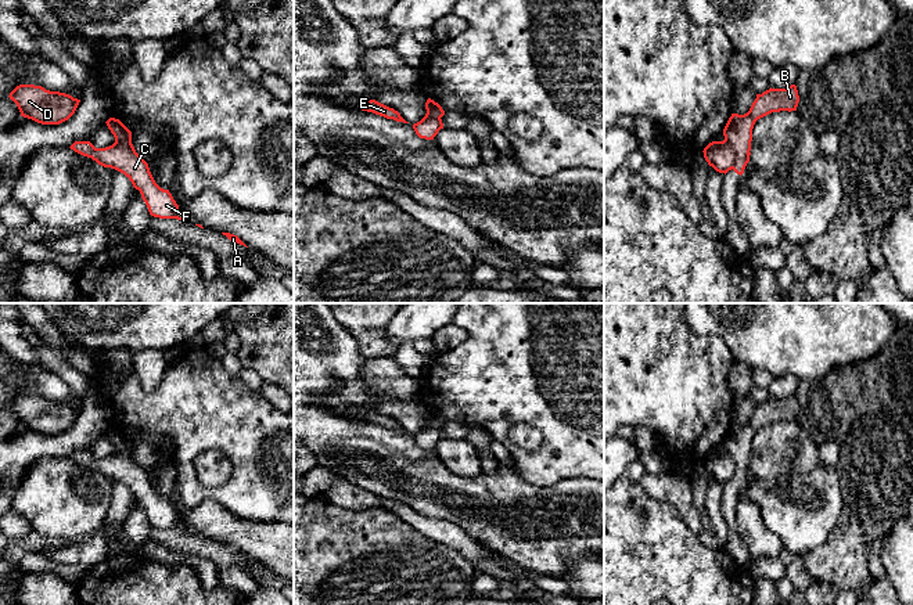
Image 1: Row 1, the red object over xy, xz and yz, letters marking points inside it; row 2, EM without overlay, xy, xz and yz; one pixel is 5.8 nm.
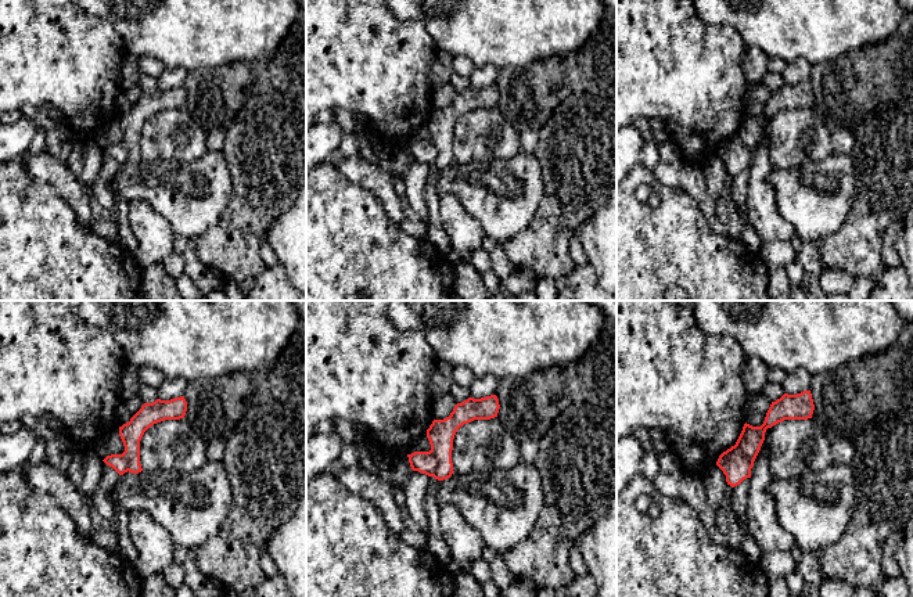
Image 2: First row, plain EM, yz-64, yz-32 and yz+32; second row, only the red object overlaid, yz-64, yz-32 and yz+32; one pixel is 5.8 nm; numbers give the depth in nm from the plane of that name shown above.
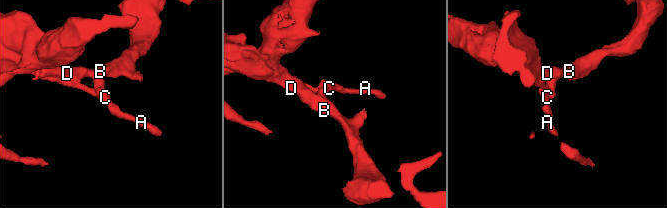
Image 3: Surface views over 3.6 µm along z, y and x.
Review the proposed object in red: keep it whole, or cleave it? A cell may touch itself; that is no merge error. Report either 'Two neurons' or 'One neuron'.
Two neurons

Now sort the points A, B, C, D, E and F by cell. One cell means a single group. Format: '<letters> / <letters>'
A C E F / B D

